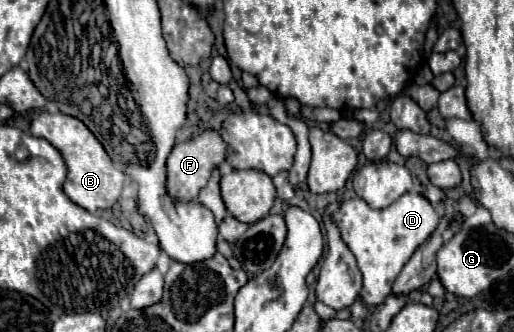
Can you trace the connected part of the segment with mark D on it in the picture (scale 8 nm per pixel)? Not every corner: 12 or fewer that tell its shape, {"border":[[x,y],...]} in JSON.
{"border":[[418,193],[386,209],[360,197],[332,219],[362,273],[360,301],[390,295],[438,225]]}

